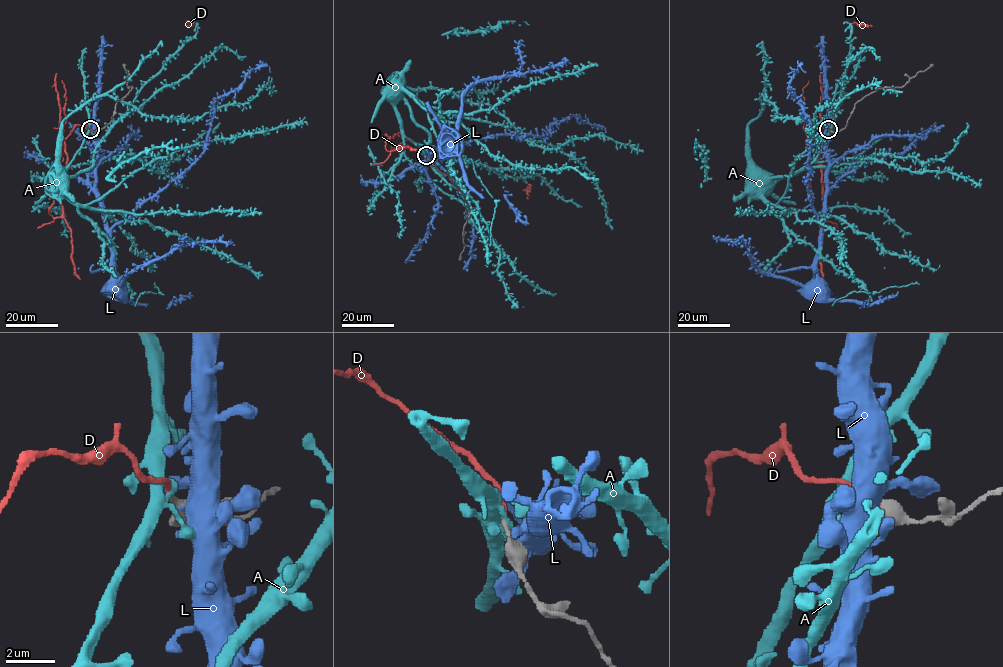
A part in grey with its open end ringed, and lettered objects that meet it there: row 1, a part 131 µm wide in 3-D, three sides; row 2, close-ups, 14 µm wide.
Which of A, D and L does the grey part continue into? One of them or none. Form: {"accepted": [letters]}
{"accepted": ["D"]}

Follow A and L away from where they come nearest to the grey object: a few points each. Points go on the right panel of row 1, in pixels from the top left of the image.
A: (828, 129), (805, 168), (781, 177), (767, 173), (761, 173), (760, 177)
L: (830, 131), (822, 228), (808, 192), (811, 122), (789, 89), (799, 66), (805, 72)

